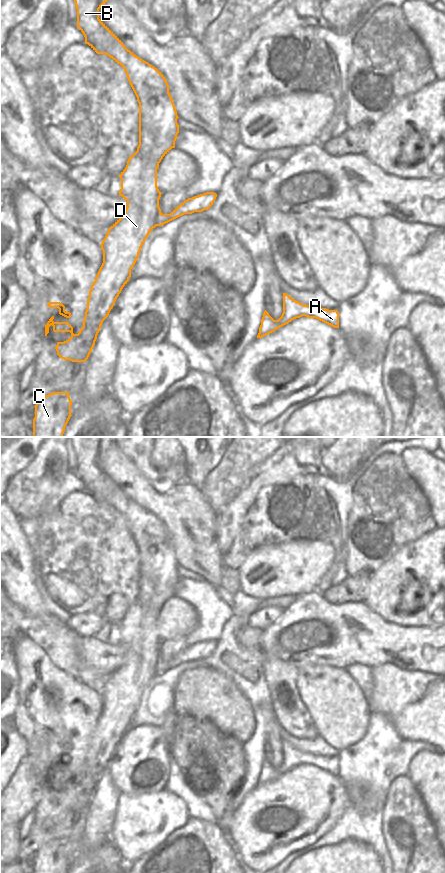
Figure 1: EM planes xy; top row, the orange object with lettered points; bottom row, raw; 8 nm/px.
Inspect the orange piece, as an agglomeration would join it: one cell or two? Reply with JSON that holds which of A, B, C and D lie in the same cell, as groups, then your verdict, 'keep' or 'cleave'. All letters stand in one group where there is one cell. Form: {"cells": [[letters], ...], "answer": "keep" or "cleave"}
{"cells": [["A", "B", "C", "D"]], "answer": "keep"}

